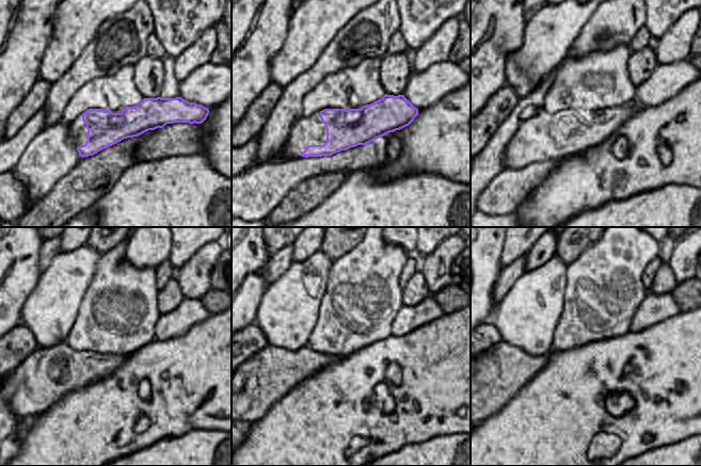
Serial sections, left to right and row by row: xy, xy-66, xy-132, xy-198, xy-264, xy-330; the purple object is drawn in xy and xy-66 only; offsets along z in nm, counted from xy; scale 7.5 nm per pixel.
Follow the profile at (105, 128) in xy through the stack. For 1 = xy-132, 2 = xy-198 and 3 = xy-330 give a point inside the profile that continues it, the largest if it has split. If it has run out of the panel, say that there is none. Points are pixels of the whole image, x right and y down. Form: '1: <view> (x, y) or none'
1: xy-132 (583, 130)
2: xy-198 (31, 398)
3: xy-330 (526, 363)

